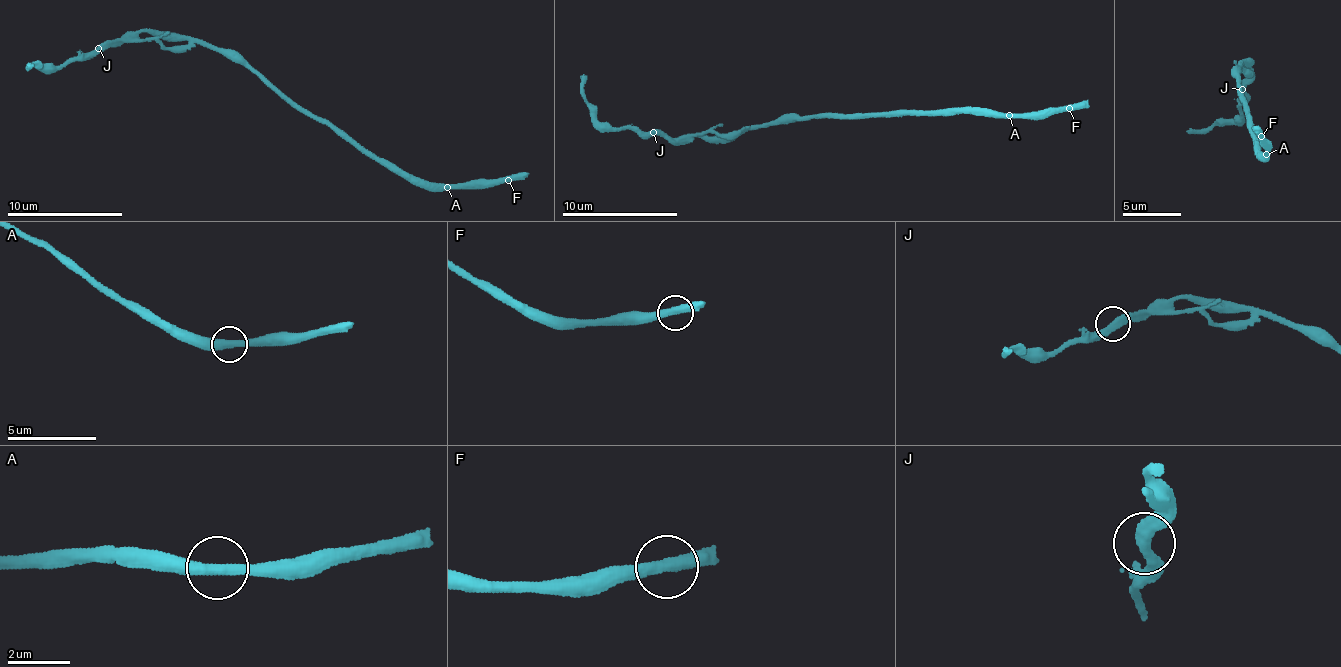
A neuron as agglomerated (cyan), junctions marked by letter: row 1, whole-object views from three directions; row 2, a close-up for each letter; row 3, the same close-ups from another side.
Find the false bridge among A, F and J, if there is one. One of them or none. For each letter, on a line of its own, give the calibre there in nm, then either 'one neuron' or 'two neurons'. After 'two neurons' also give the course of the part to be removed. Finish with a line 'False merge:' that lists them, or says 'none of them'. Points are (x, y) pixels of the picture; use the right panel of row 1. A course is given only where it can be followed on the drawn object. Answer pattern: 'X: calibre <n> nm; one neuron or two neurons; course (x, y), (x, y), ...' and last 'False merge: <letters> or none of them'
A: calibre 400 nm; one neuron
F: calibre 400 nm; one neuron
J: calibre 400 nm; two neurons; course (1243, 89), (1248, 73), (1243, 69), (1247, 76), (1247, 72), (1239, 67)
False merge: J

